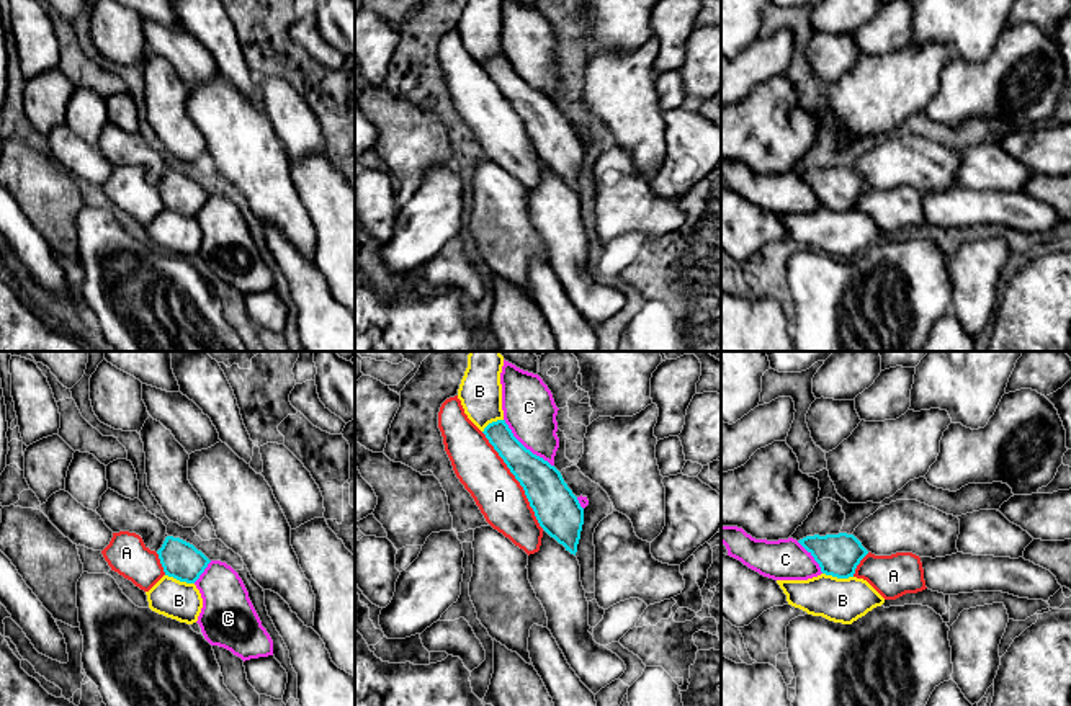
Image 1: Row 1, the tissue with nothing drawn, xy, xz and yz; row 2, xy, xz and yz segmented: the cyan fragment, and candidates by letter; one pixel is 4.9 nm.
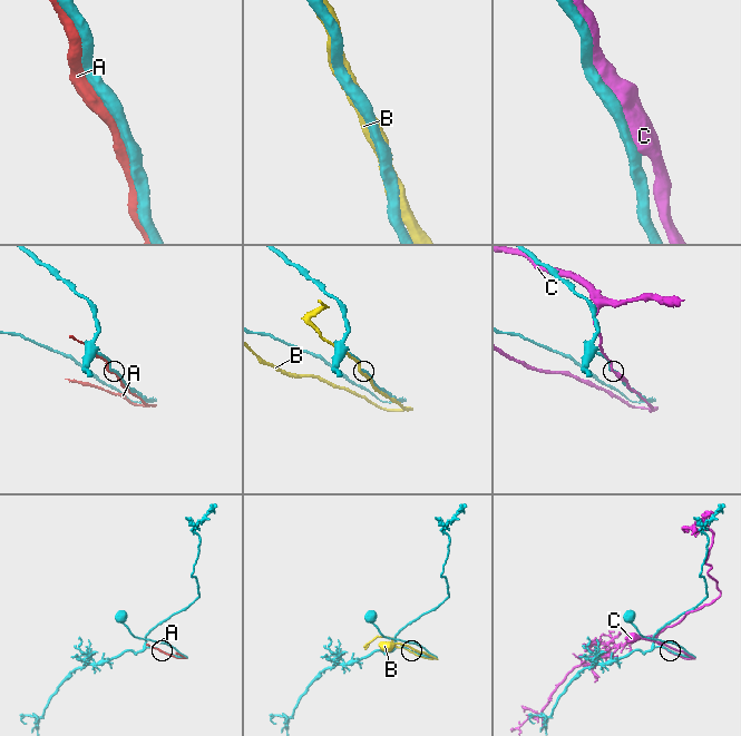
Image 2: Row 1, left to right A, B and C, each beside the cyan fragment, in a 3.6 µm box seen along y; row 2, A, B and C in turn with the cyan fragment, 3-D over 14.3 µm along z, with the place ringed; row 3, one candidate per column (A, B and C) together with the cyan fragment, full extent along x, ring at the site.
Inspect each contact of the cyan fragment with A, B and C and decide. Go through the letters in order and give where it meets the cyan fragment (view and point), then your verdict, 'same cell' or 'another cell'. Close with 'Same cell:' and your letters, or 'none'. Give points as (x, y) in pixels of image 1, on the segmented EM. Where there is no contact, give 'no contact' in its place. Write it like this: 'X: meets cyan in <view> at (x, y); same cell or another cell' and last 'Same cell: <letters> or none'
A: meets cyan in xz at (517, 479); another cell
B: meets cyan in yz at (837, 577); another cell
C: meets cyan in xz at (524, 446); another cell
Same cell: none

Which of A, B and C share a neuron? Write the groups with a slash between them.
A / B / C

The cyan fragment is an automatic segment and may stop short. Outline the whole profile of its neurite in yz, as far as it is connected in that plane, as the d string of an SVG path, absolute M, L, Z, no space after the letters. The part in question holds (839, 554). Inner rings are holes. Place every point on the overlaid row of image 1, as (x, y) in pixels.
M847 533L814 534L798 543L814 557L822 574L837 579L854 577L857 565L868 554L862 543Z

